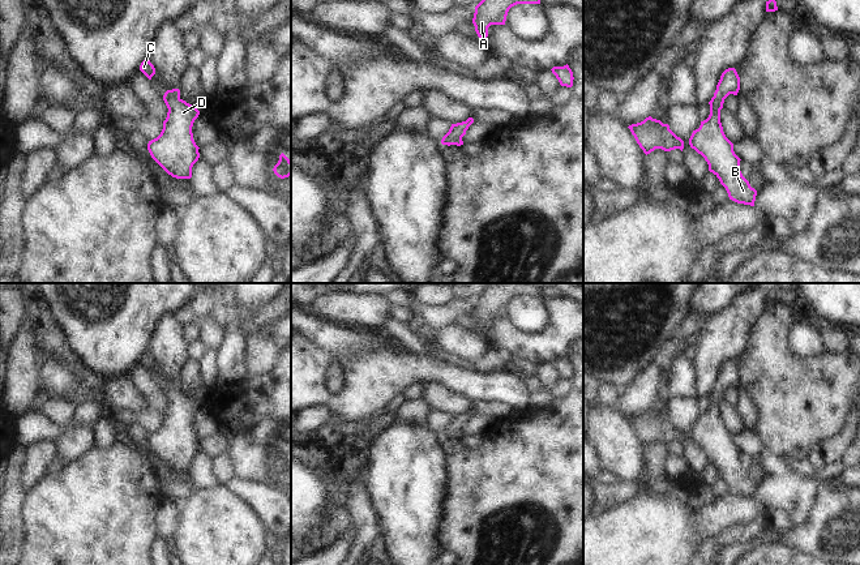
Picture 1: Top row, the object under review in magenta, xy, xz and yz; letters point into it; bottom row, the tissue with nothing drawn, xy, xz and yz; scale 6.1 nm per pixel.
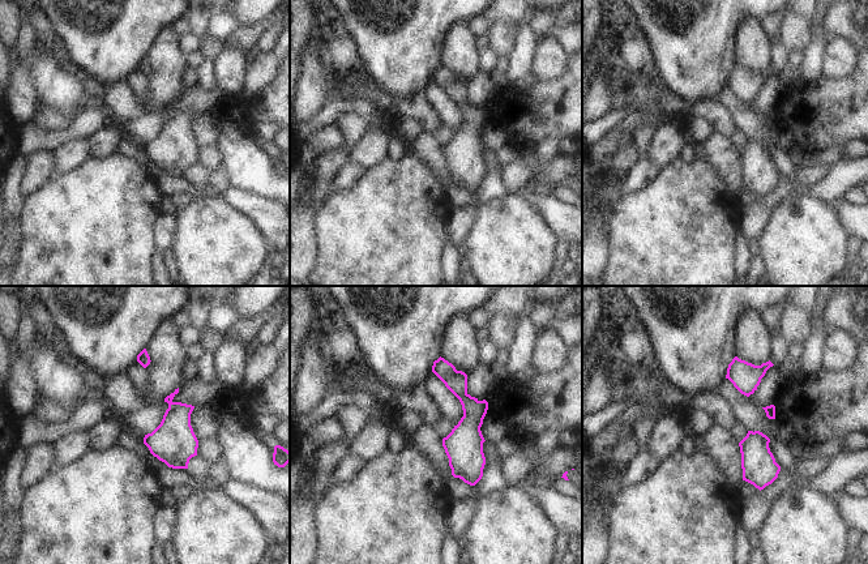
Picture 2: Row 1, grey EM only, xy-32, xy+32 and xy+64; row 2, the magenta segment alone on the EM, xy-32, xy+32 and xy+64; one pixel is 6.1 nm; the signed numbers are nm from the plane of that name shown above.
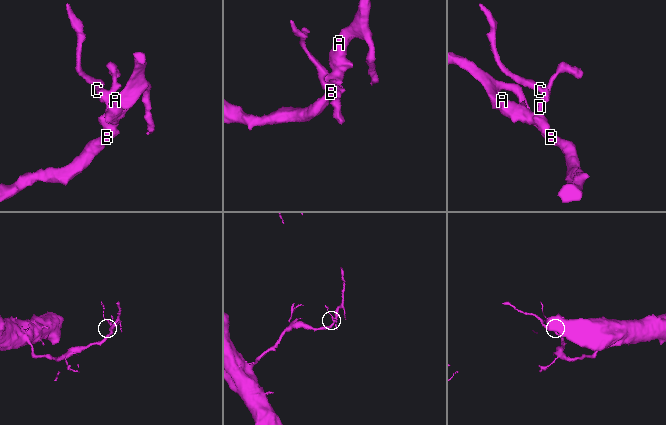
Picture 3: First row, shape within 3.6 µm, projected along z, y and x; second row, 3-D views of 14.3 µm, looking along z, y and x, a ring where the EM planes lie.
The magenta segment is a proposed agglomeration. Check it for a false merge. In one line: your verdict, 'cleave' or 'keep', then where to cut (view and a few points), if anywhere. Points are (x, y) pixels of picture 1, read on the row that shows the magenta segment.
keep; no cut

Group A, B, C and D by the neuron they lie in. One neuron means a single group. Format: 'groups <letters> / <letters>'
groups A B C D

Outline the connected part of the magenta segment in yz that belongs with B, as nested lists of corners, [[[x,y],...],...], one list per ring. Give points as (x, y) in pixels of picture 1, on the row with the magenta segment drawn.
[[[735,68],[726,69],[716,85],[714,97],[709,102],[710,115],[706,120],[701,121],[698,129],[693,130],[689,145],[698,154],[701,154],[709,164],[709,171],[713,172],[726,188],[729,200],[754,206],[757,191],[750,187],[749,181],[743,176],[740,171],[740,158],[733,151],[733,144],[726,137],[720,123],[720,110],[723,108],[724,99],[729,95],[737,95],[740,90],[740,77]]]

